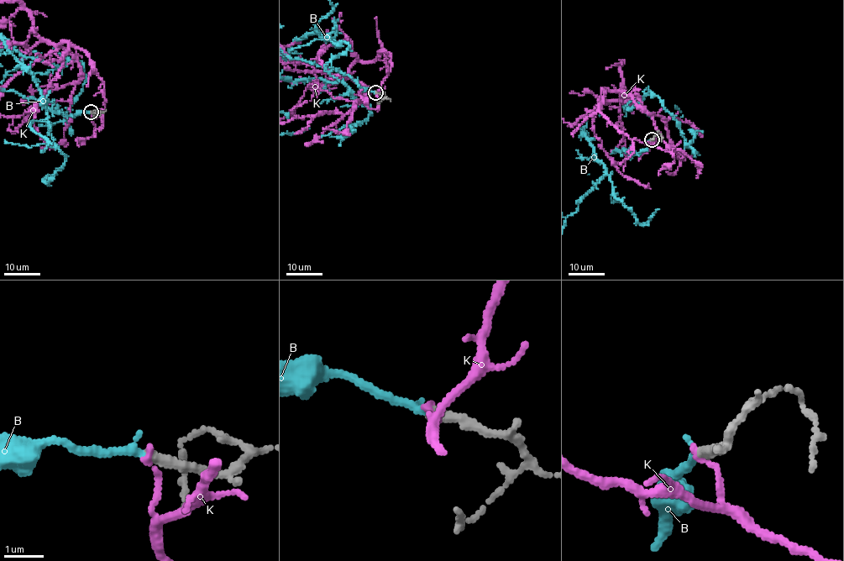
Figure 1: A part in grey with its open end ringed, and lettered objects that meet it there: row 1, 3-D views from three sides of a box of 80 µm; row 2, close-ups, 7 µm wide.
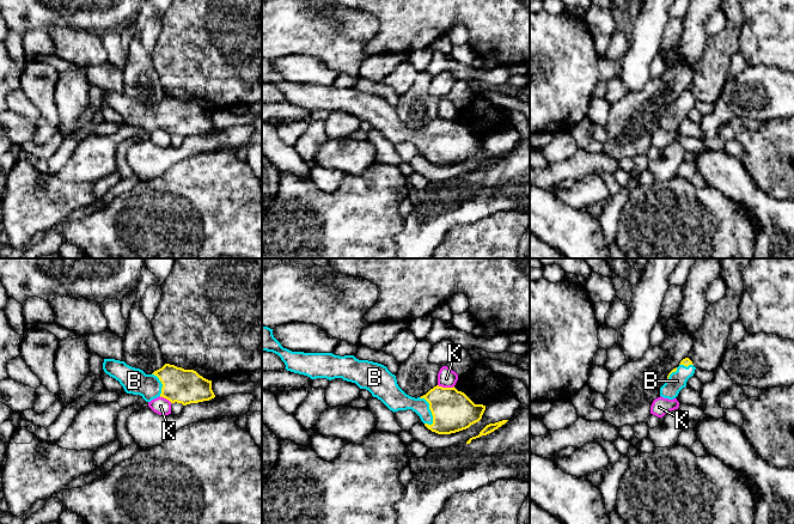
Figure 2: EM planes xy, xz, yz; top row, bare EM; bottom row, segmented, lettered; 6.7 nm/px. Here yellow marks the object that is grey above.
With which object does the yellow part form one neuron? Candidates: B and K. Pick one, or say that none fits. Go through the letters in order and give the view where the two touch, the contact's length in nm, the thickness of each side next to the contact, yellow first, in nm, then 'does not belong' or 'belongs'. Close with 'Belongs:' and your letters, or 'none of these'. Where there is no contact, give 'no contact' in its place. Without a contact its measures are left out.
B: xz | 200 nm | 280/160 nm | belongs
K: xz | 110 nm | 280/130 nm | does not belong
Belongs: B

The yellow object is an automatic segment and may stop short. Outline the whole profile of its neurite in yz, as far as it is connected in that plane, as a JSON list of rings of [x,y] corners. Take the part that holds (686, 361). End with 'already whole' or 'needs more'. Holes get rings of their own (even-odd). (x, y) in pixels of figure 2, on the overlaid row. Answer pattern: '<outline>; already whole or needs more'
[[[689,358],[683,359],[679,366],[668,373],[667,380],[660,388],[660,396],[668,400],[676,398],[679,391],[686,386],[686,382],[694,376],[695,370],[696,367]]]; needs more

